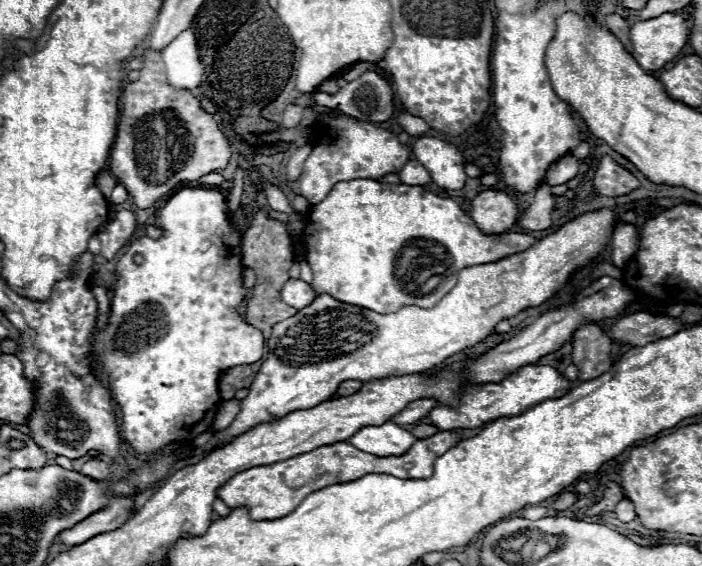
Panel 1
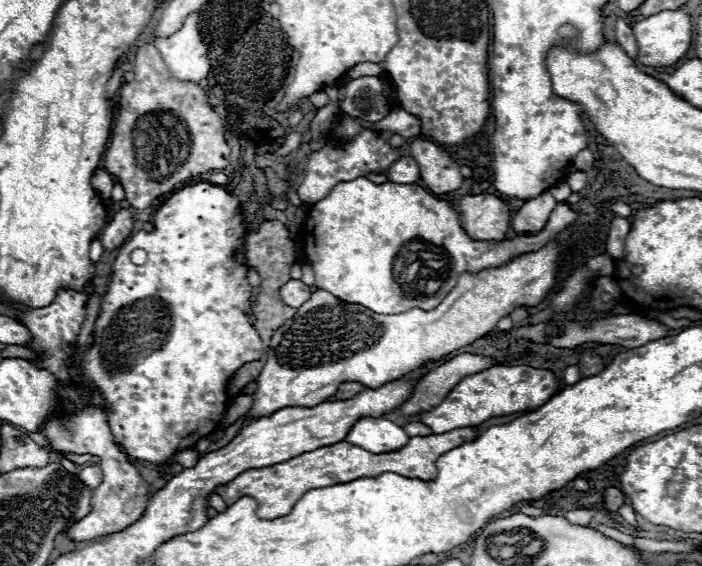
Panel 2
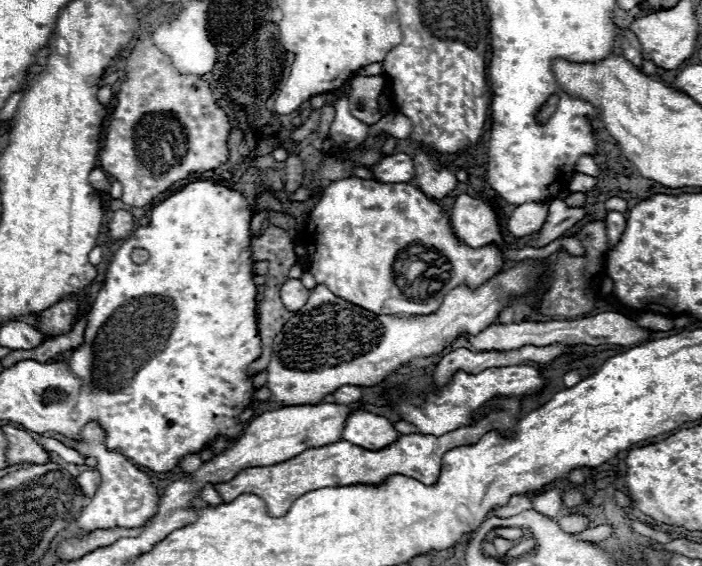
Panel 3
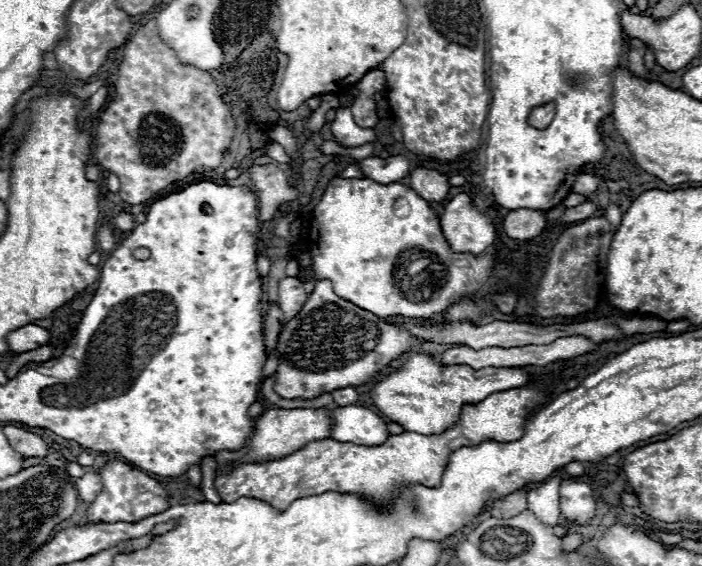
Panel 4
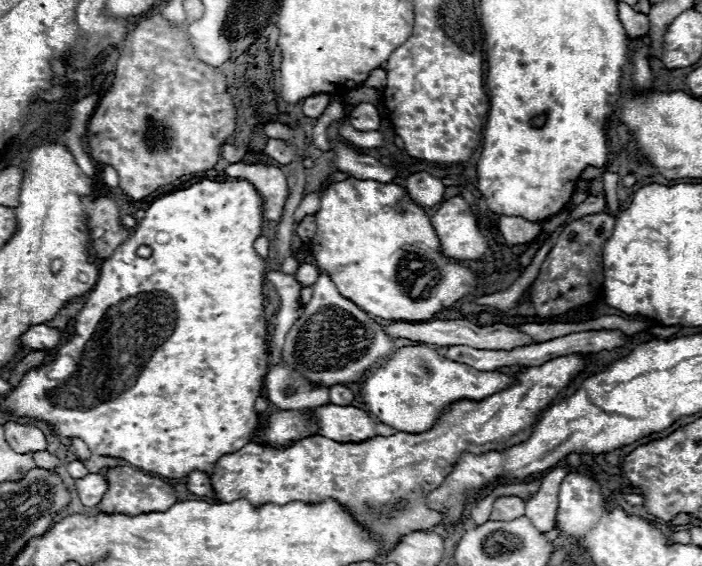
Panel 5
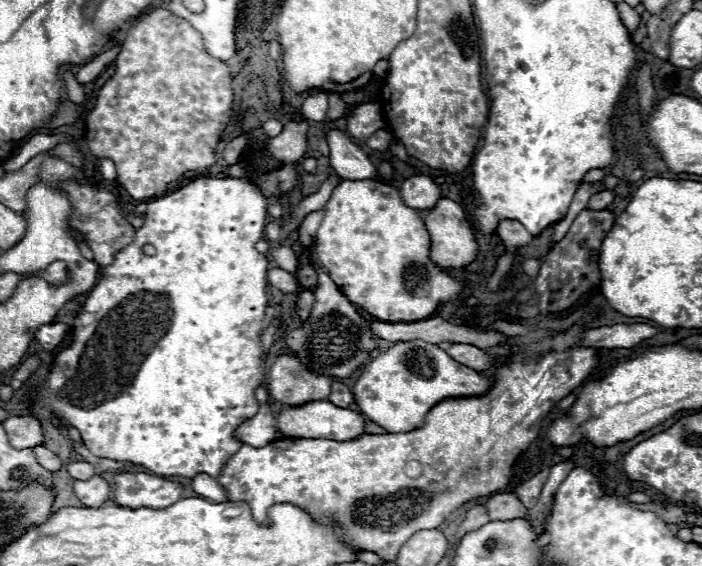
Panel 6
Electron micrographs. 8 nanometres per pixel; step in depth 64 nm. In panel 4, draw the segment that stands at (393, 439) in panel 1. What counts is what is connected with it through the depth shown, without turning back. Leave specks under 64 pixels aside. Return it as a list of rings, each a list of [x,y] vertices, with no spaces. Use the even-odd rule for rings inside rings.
[[[338,406],[330,412],[334,426],[330,436],[338,442],[352,442],[374,446],[388,438],[386,422],[368,408],[362,406]]]

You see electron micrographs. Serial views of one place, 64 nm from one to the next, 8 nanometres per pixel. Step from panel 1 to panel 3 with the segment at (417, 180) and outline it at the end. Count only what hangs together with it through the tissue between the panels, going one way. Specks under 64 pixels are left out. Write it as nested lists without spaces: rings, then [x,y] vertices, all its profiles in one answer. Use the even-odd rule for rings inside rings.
[[[394,154],[386,156],[384,160],[372,164],[368,168],[378,182],[384,184],[398,184],[398,182],[408,182],[414,178],[414,162],[408,154]]]

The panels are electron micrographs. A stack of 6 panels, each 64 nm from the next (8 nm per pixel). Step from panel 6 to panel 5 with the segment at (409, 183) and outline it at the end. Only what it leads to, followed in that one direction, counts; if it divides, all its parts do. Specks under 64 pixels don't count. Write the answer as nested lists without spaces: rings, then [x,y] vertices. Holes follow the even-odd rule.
[[[416,172],[416,174],[408,176],[404,190],[412,198],[412,202],[416,202],[418,206],[424,206],[424,208],[432,208],[444,200],[442,180],[430,176],[426,172]]]

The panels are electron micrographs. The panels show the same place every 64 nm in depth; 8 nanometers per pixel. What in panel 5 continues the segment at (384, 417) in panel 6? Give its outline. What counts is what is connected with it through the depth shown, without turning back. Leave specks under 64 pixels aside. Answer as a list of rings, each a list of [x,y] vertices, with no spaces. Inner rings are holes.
[[[426,344],[402,346],[394,350],[394,354],[380,364],[370,376],[362,382],[360,396],[366,404],[368,414],[372,414],[378,422],[396,428],[398,432],[424,432],[430,430],[438,412],[458,400],[482,400],[504,386],[508,386],[512,378],[502,372],[478,372],[466,364],[458,364],[440,356],[436,350]]]

